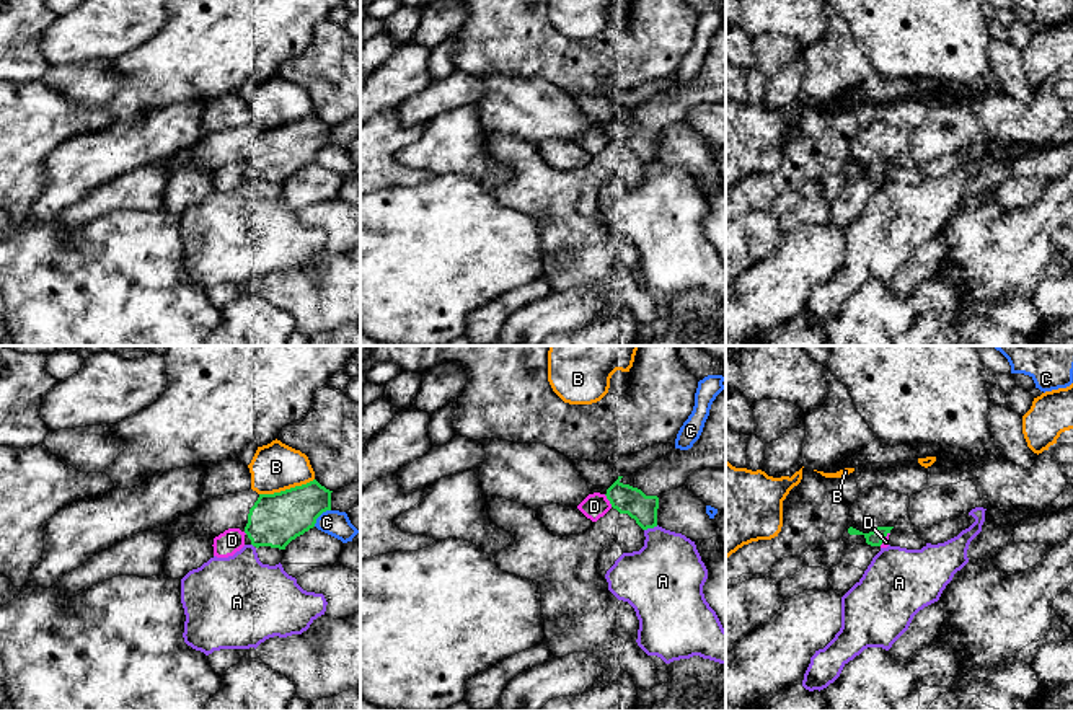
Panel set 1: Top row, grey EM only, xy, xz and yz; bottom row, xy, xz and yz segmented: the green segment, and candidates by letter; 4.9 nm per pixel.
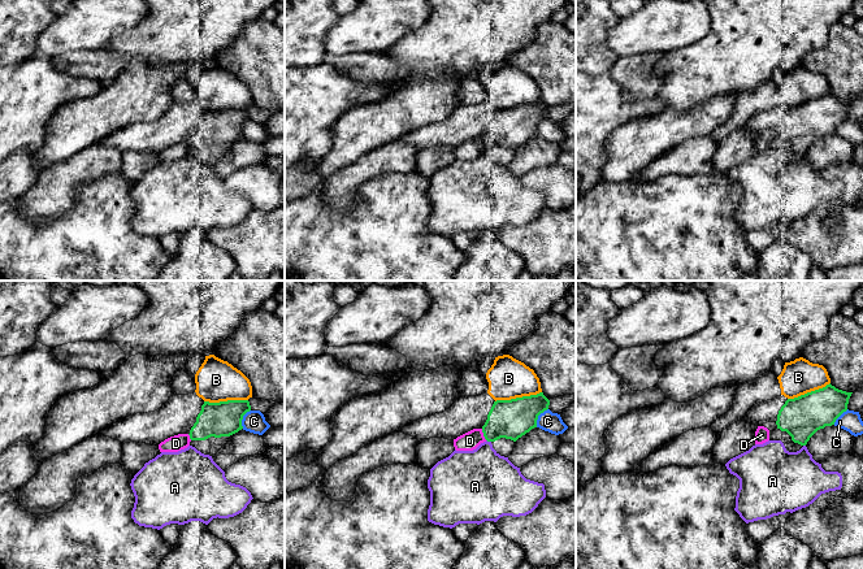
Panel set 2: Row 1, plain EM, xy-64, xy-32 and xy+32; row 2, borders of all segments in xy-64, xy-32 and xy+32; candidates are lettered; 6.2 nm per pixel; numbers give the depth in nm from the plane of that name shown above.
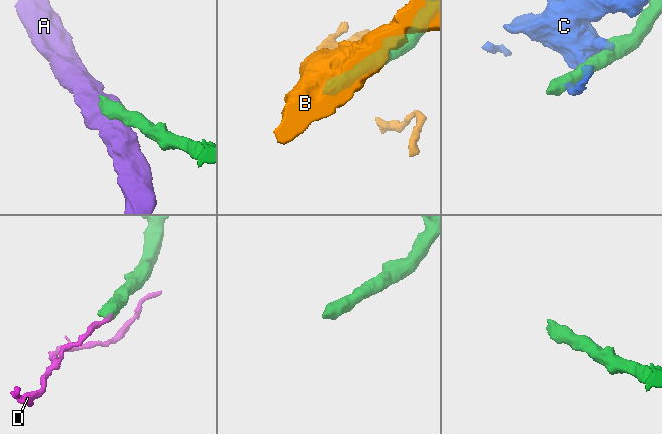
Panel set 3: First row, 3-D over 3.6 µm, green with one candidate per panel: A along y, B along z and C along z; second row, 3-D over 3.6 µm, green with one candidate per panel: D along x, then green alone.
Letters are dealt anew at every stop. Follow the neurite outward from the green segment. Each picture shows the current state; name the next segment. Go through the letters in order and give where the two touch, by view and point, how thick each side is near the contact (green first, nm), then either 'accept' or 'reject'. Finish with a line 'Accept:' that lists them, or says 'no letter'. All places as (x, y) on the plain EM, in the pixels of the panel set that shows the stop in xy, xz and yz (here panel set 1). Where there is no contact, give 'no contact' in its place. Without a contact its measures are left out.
A: xz (651, 162) | 140/360 nm | reject
B: xy (286, 124) | 260/240 nm | reject
C: xy (320, 149) | 260/130 nm | reject
D: xz (609, 134) | 140/120 nm | reject
Accept: no letter

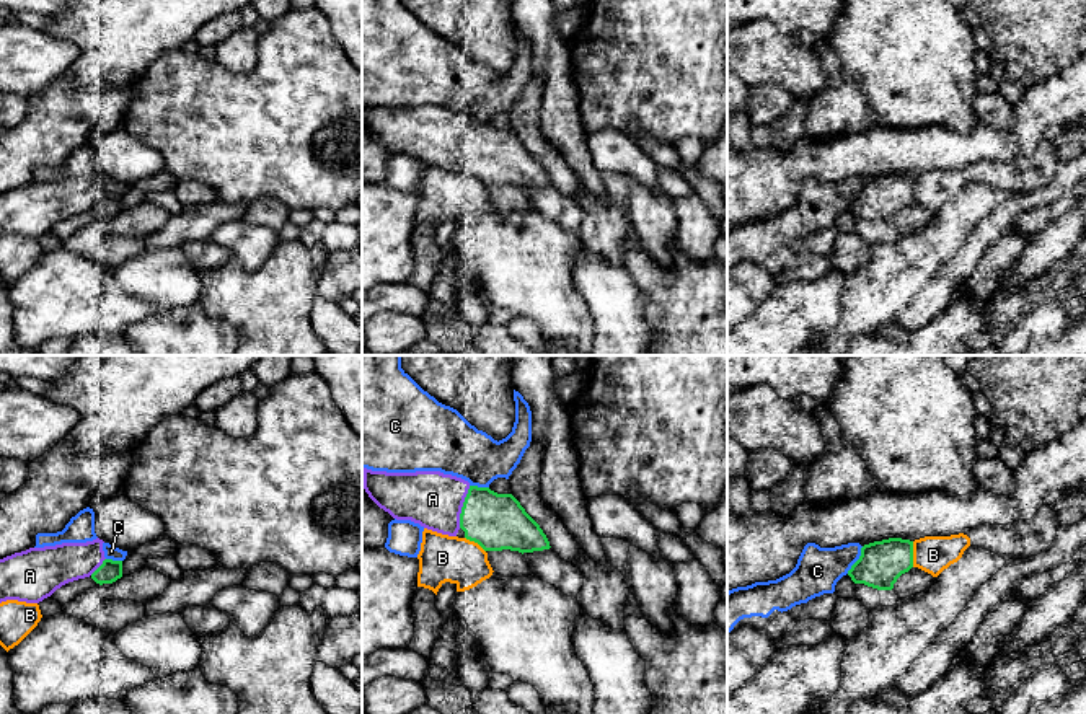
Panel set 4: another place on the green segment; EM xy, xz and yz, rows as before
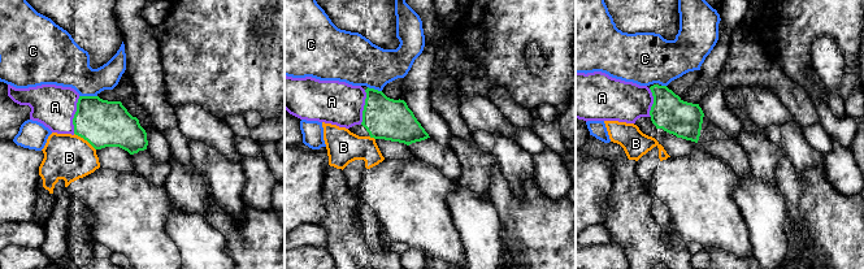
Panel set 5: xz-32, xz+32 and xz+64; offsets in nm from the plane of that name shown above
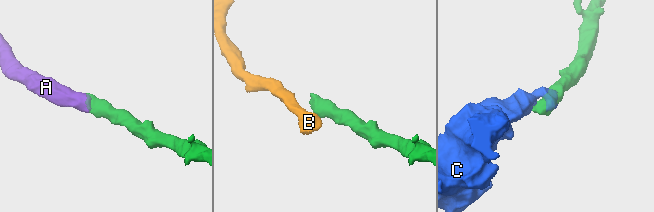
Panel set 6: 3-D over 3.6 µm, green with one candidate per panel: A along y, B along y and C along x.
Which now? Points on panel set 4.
A: xz (462, 142) | 280/280 nm | accept
B: yz (912, 189) | 220/180 nm | reject
C: yz (858, 194) | 220/220 nm | reject
Accept: A

